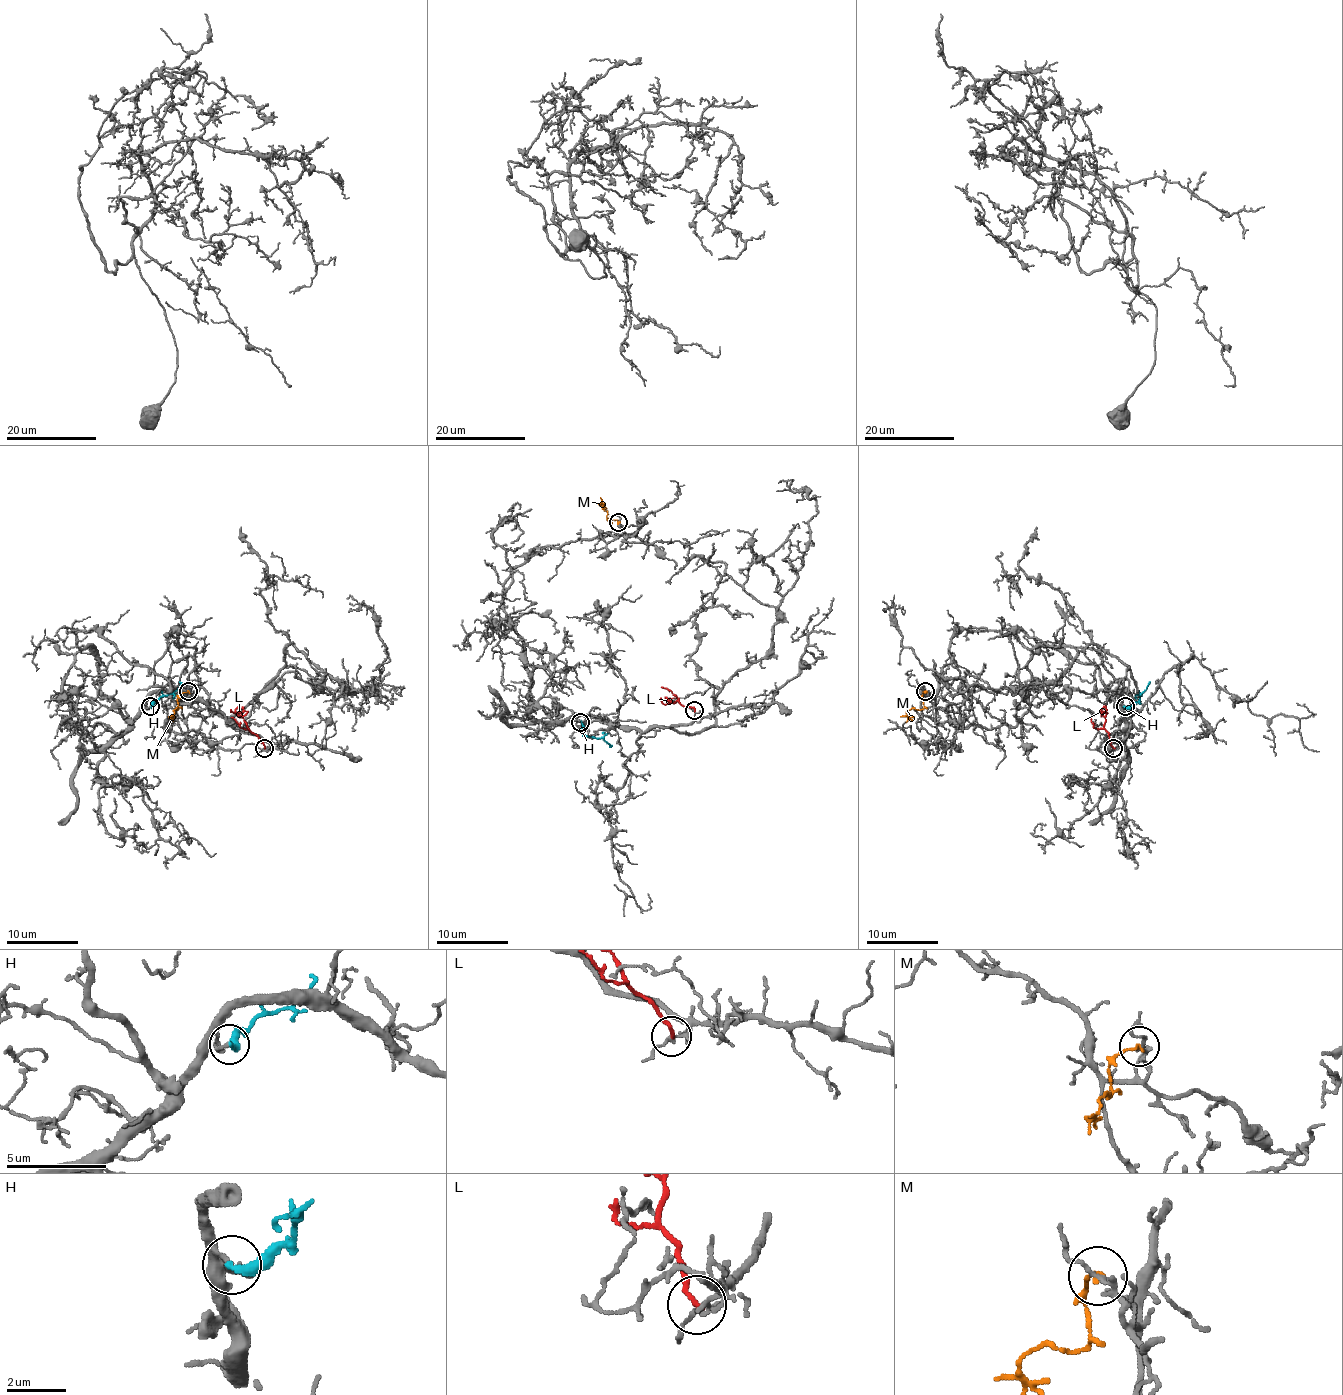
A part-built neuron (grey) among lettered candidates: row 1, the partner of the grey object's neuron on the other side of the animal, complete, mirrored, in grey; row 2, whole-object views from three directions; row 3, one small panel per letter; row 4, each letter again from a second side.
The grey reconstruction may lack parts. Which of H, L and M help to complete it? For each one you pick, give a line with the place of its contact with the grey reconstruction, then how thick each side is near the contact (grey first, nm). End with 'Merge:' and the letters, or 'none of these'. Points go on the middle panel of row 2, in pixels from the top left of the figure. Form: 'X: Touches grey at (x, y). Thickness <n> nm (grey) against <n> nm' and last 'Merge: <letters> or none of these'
M: Touches grey at (618, 522). Thickness 150 nm (grey) against 160 nm
Merge: M

